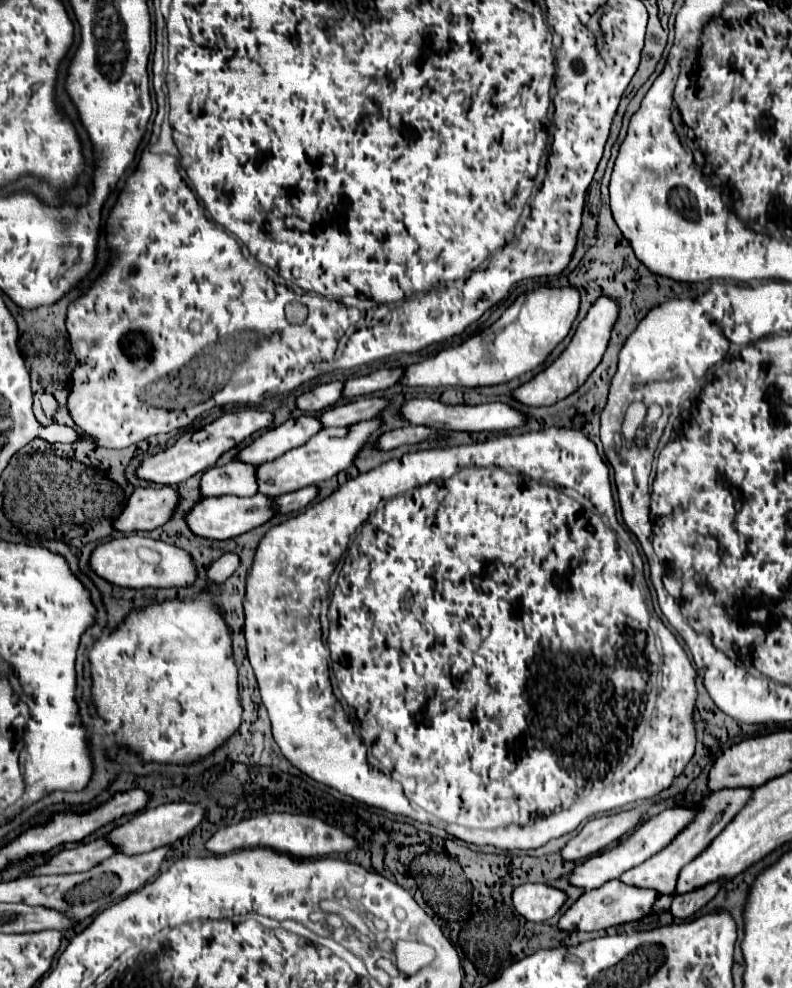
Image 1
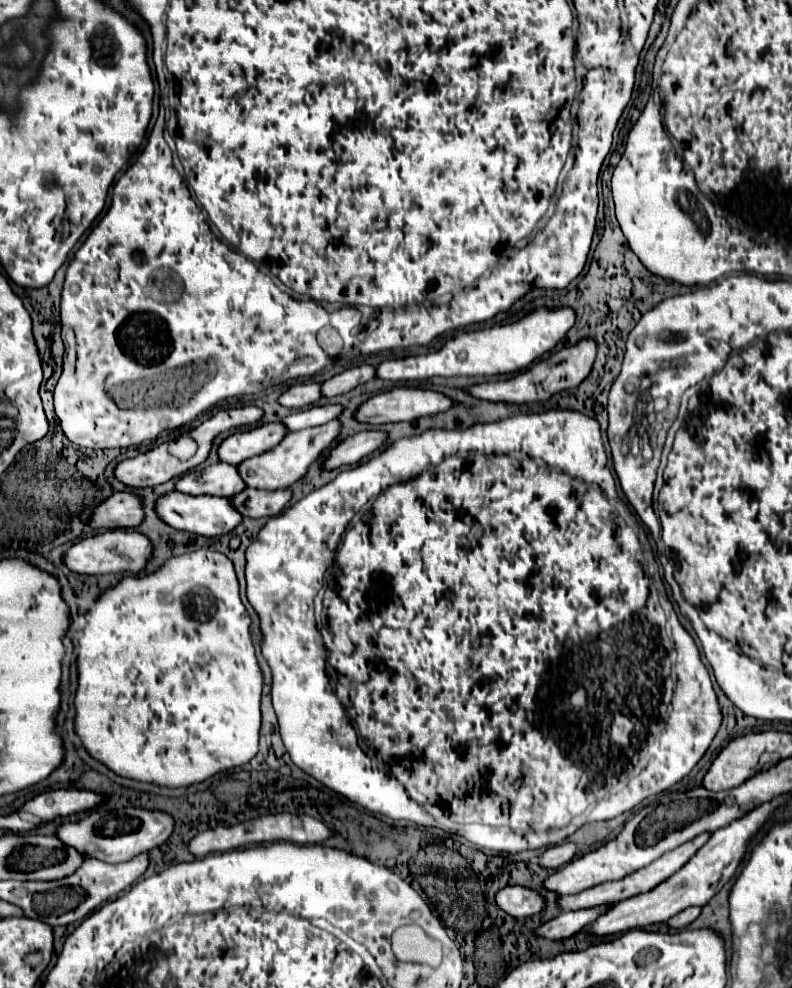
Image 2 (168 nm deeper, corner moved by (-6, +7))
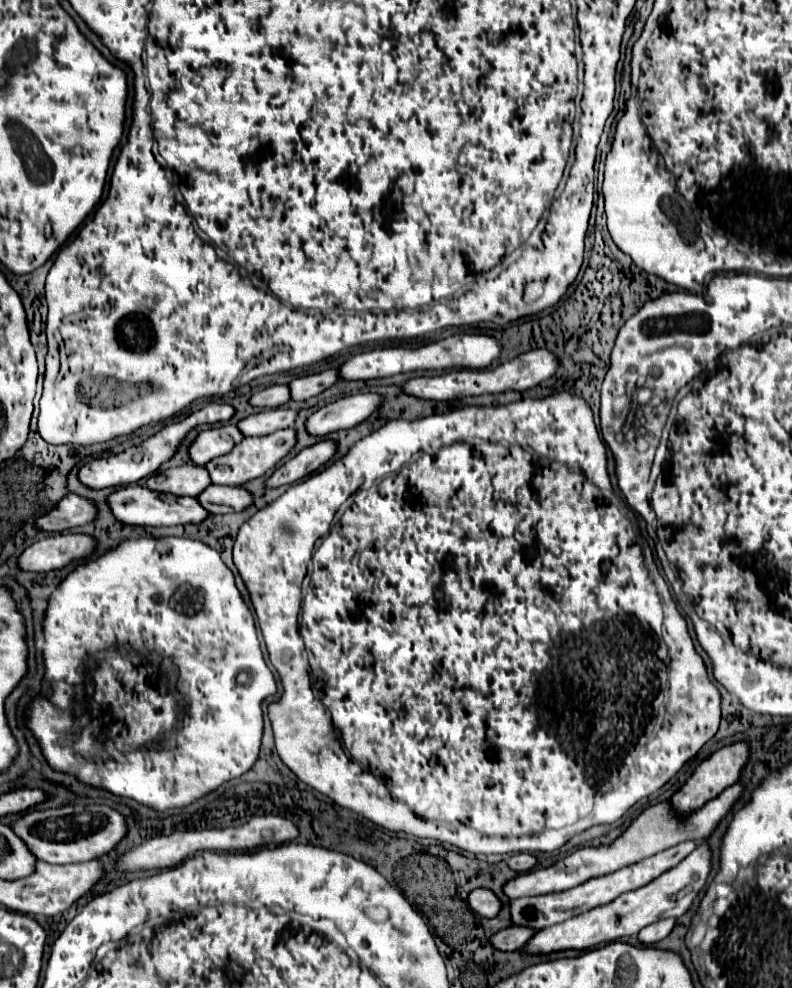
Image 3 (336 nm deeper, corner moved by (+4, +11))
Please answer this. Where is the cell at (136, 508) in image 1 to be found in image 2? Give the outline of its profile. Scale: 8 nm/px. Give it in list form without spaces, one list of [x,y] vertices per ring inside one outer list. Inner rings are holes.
[[[118,491],[94,509],[90,527],[94,529],[134,529],[144,521],[144,503],[140,495]]]

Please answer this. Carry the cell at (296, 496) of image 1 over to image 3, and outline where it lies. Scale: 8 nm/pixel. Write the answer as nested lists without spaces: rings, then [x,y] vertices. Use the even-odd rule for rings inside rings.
[[[208,485],[208,491],[202,491],[196,499],[212,515],[242,511],[252,503],[252,495],[248,491],[224,485]]]

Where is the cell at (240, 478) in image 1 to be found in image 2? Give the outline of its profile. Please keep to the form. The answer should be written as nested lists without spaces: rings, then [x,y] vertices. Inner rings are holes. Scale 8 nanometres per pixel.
[[[216,463],[204,467],[202,471],[190,471],[176,483],[176,491],[182,491],[186,495],[234,497],[244,489],[246,483],[242,483],[238,467],[230,463]]]

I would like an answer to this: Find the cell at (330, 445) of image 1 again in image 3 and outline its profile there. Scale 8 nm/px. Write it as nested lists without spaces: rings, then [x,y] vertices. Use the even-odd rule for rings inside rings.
[[[280,429],[280,431],[276,431],[272,435],[264,435],[264,437],[246,437],[230,453],[208,461],[206,469],[208,469],[208,475],[212,477],[212,483],[242,485],[250,479],[266,475],[266,471],[272,471],[276,467],[276,463],[294,447],[294,443],[296,443],[294,429]]]

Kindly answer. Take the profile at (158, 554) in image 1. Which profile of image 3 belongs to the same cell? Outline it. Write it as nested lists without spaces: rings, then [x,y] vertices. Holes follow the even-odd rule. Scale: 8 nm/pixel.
[[[52,535],[32,543],[18,557],[18,567],[22,571],[44,573],[52,569],[62,569],[72,559],[88,557],[94,549],[94,539],[88,535]]]

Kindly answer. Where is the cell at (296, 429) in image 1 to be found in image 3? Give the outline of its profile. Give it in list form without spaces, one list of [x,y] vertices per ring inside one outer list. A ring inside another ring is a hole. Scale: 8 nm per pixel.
[[[222,425],[222,427],[204,429],[190,443],[188,455],[190,455],[194,465],[204,465],[214,457],[220,457],[220,455],[232,451],[232,447],[236,443],[240,443],[242,439],[244,439],[242,433],[234,425]]]

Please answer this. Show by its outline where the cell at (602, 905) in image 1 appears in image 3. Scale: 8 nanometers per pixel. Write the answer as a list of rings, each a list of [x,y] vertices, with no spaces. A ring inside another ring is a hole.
[[[508,927],[492,935],[488,941],[494,949],[498,951],[518,951],[526,945],[526,941],[534,935],[536,931],[526,929],[526,927]]]

